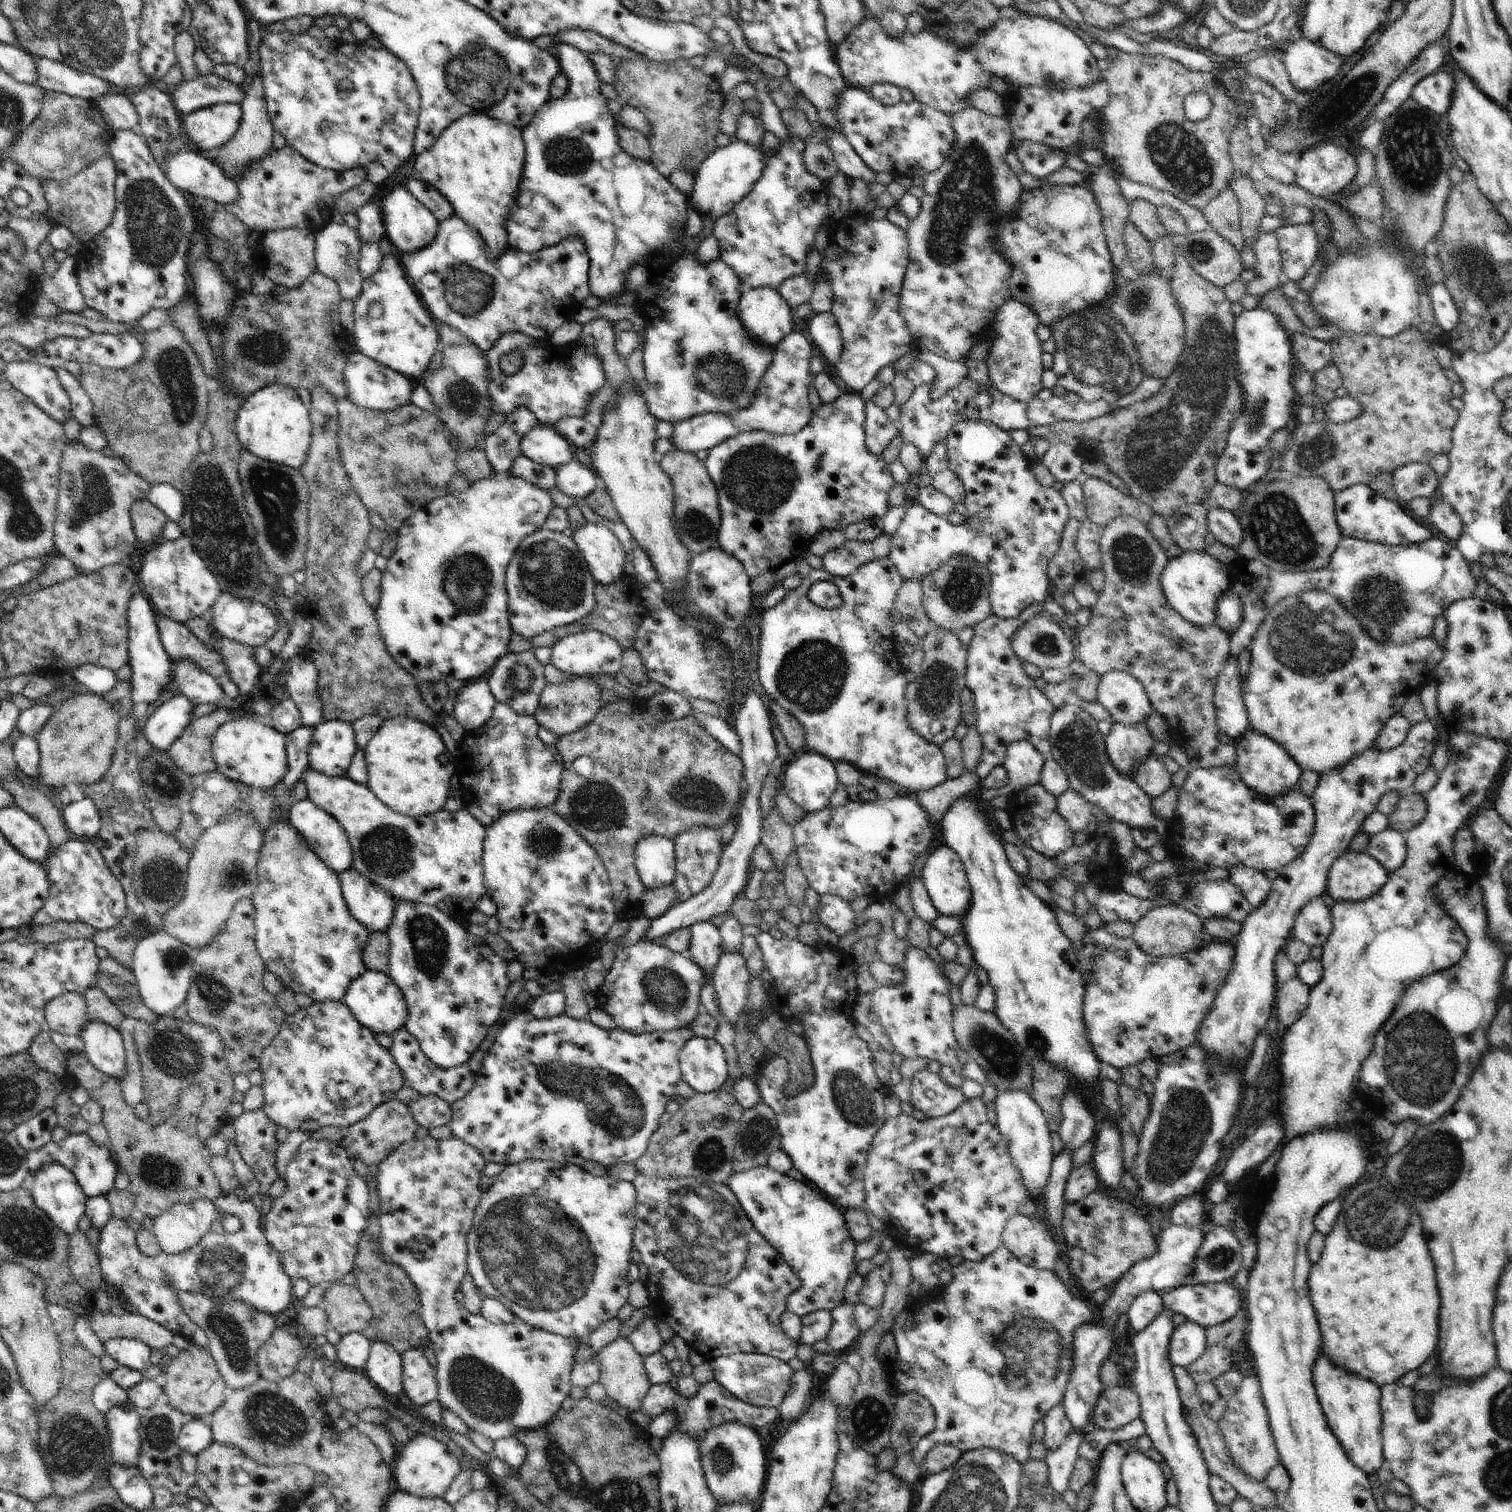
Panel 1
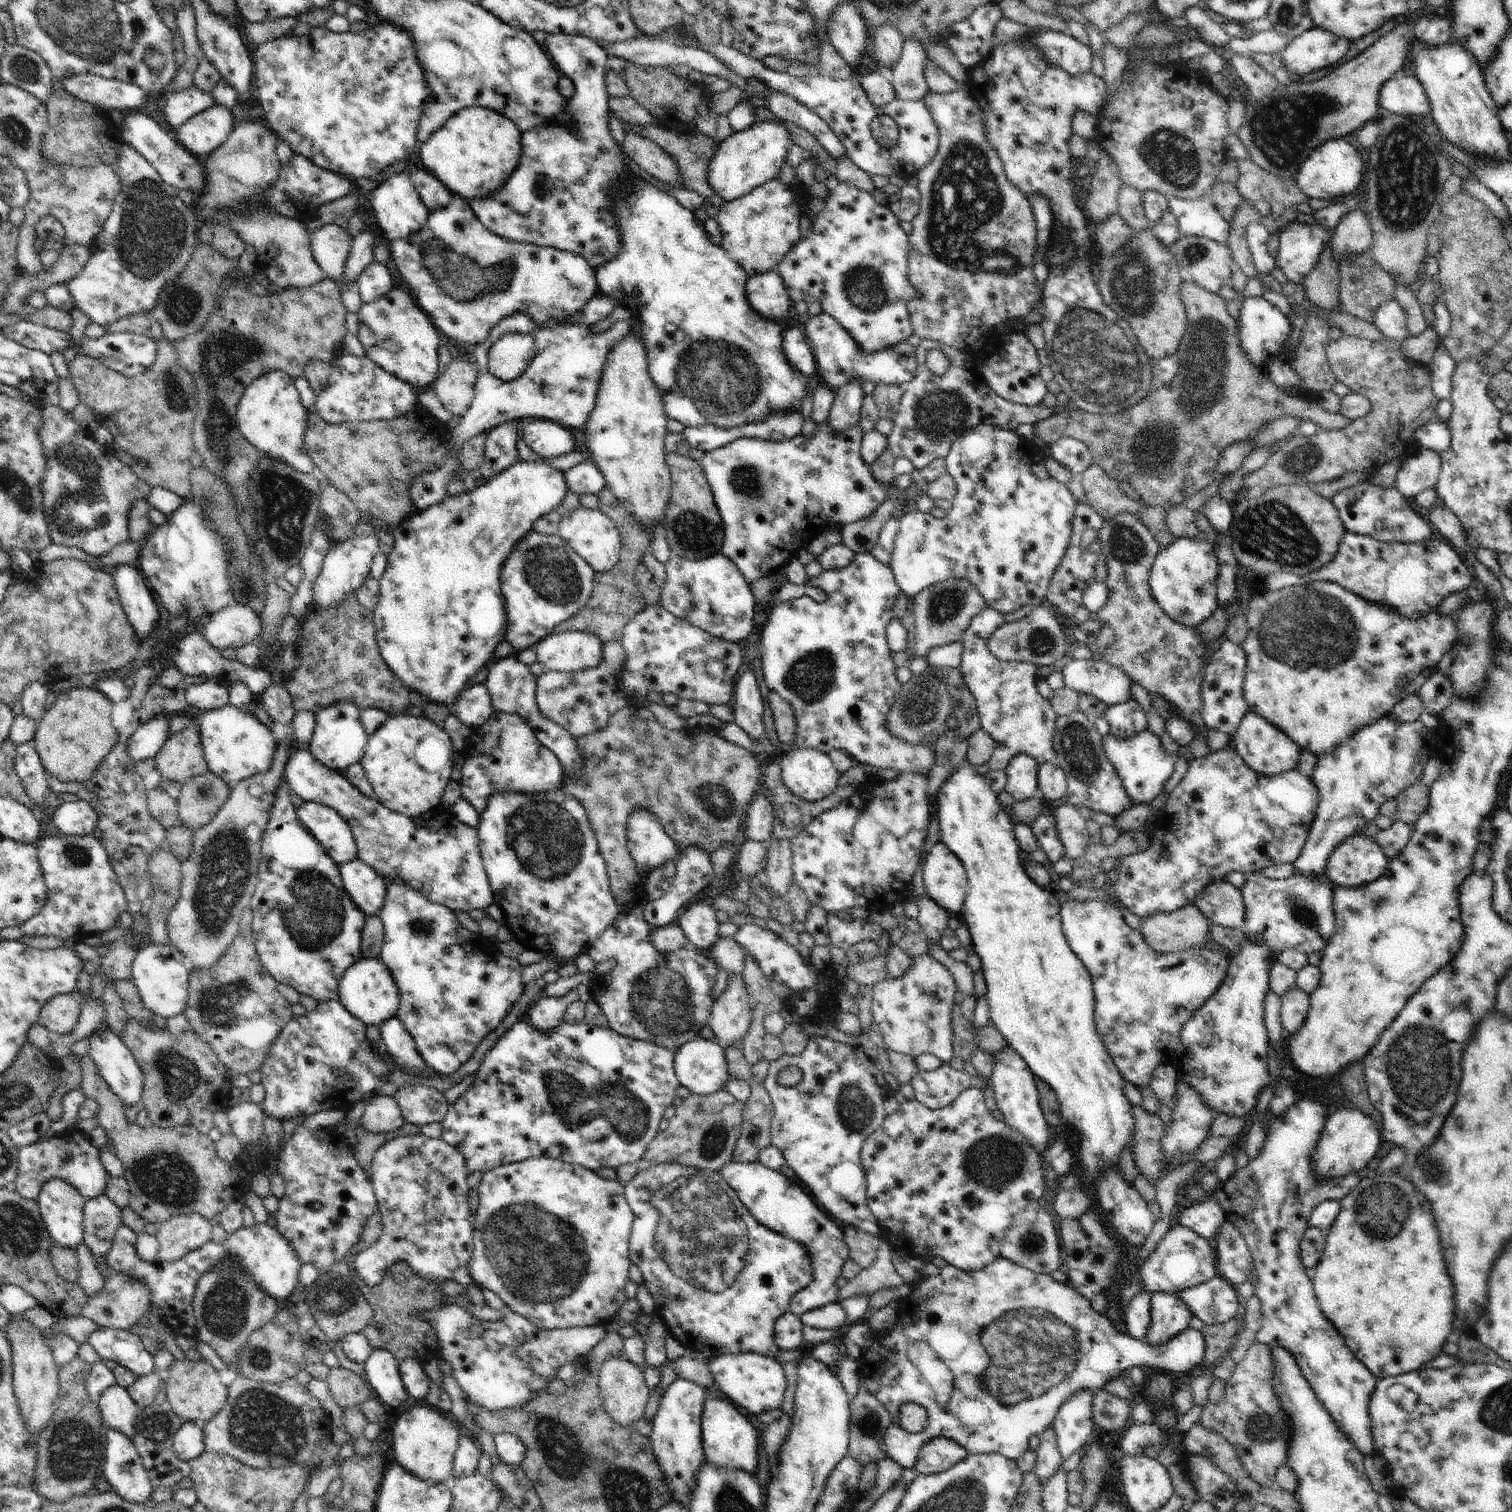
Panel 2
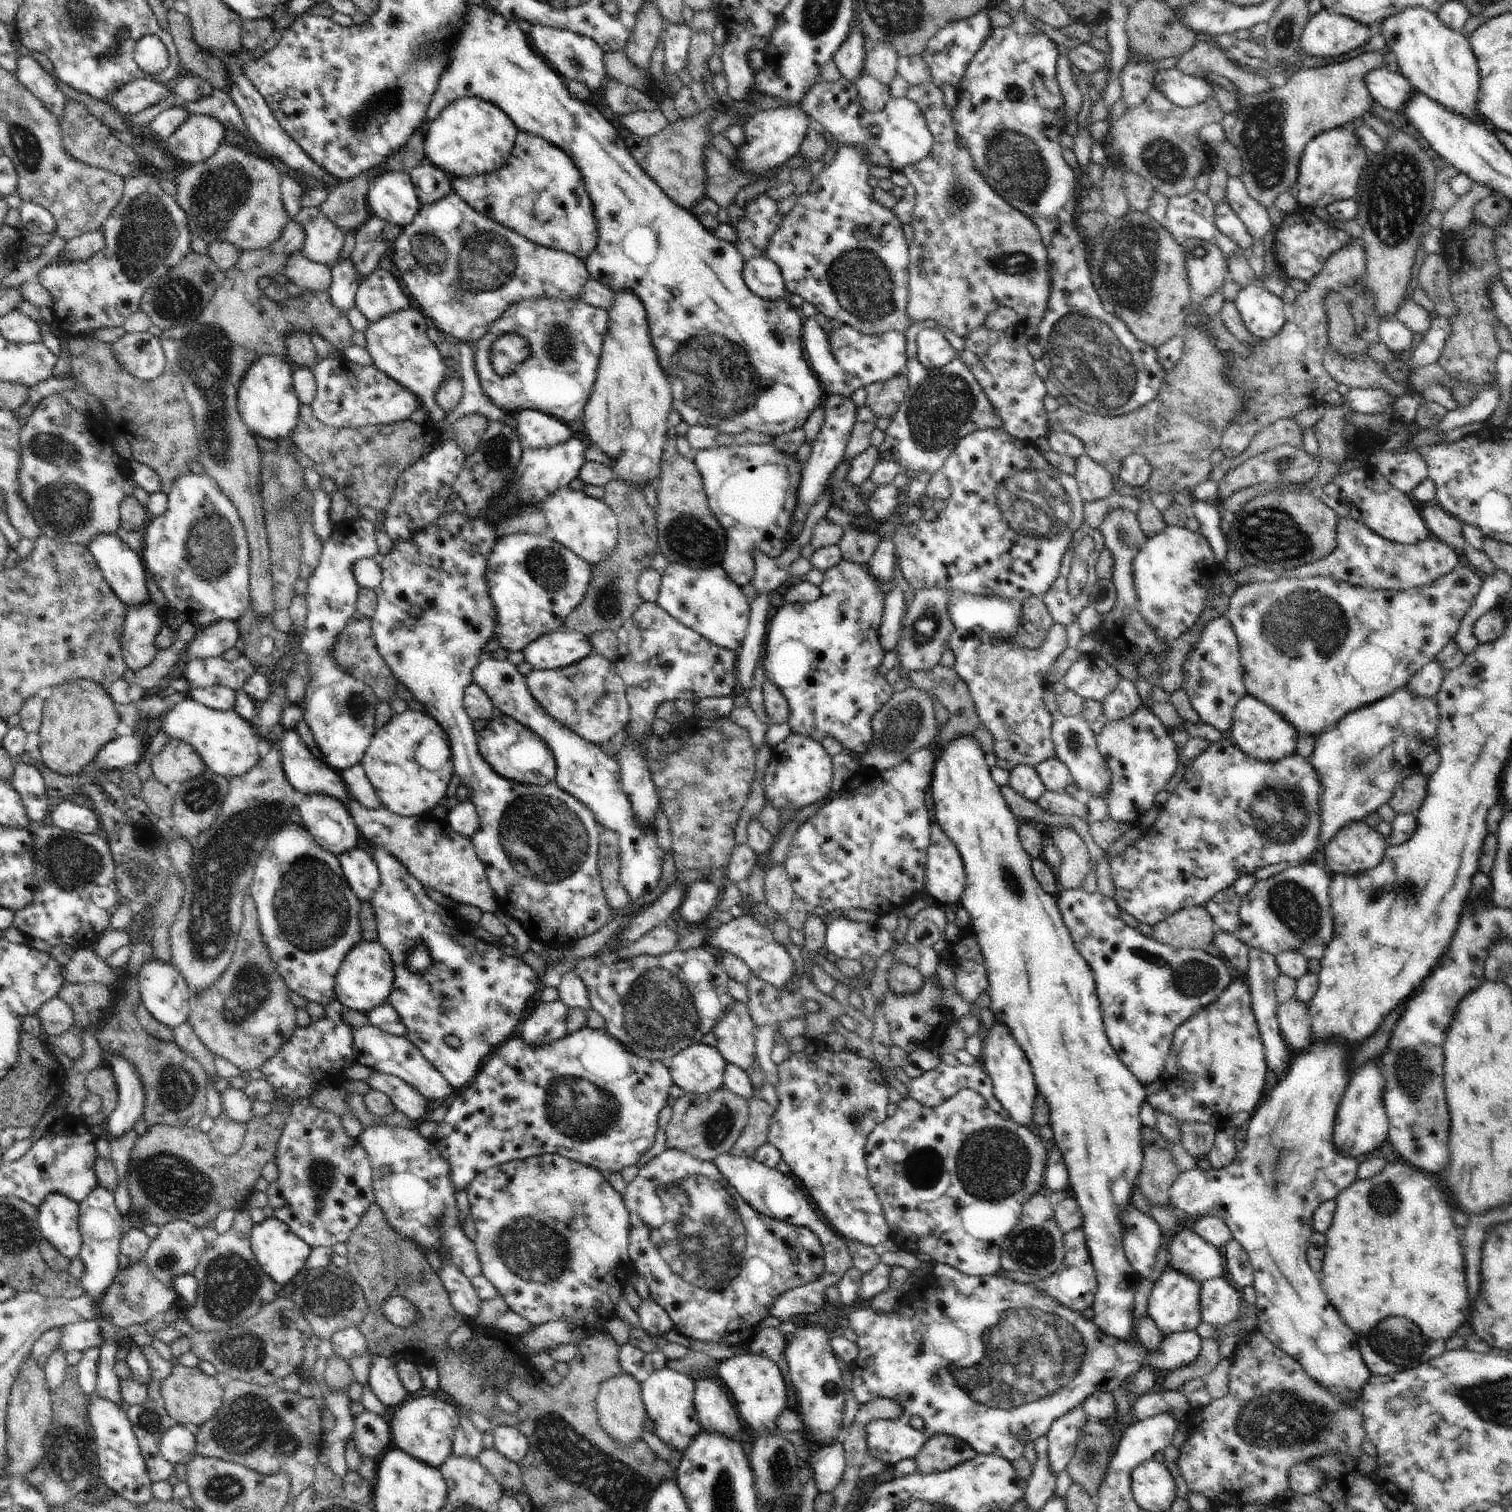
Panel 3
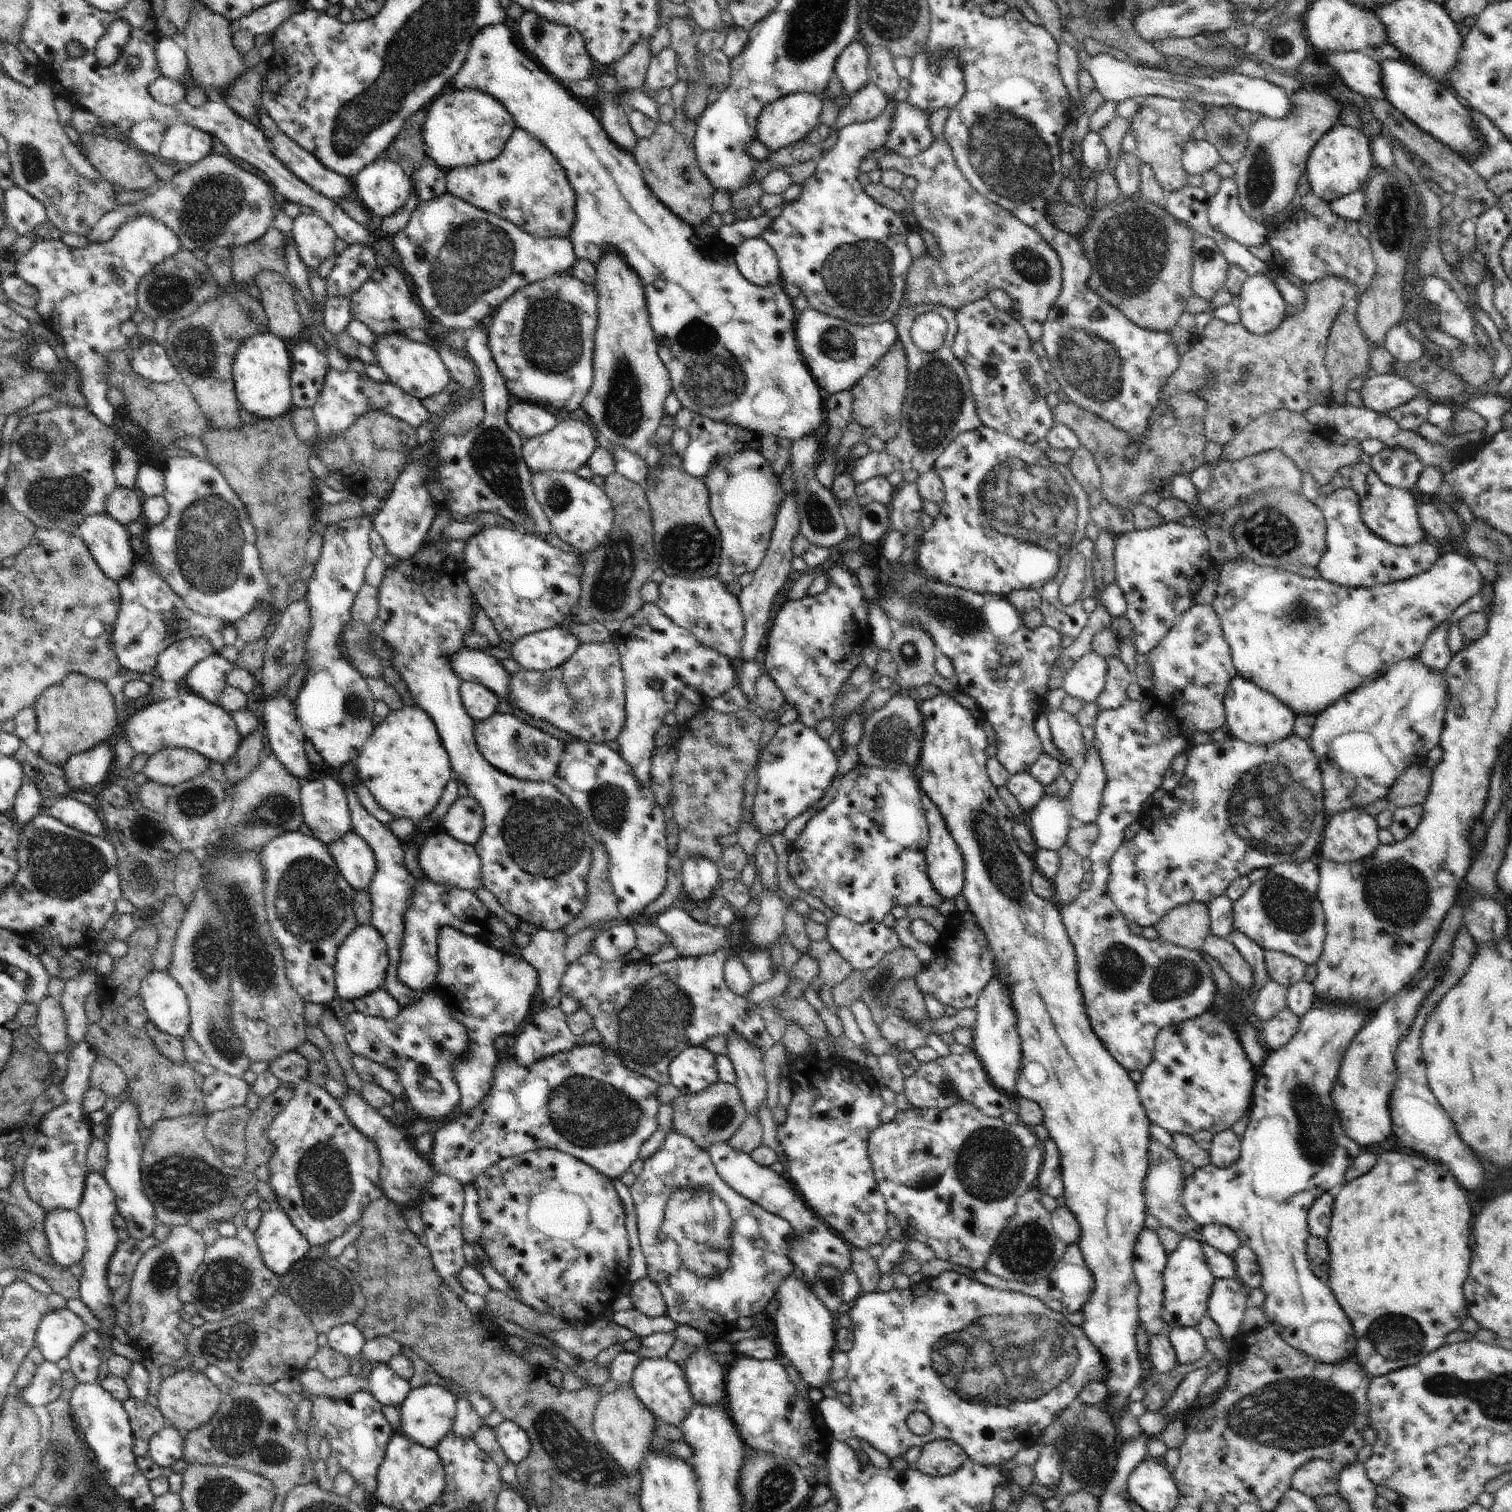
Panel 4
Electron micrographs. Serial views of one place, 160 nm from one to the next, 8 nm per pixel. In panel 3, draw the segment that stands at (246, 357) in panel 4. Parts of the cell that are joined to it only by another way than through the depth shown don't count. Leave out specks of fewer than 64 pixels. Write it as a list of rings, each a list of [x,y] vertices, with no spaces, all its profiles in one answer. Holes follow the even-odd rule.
[[[270,354],[262,356],[248,368],[238,388],[237,406],[250,433],[255,432],[276,443],[292,441],[300,410],[300,402],[293,386],[294,369],[288,358]]]

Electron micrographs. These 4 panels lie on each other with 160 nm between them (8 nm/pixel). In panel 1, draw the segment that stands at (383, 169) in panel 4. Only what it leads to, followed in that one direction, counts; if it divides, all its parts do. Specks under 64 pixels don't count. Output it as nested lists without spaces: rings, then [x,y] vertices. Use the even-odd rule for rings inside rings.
[[[405,187],[392,189],[382,196],[381,207],[386,237],[397,254],[418,252],[436,238],[439,220]]]

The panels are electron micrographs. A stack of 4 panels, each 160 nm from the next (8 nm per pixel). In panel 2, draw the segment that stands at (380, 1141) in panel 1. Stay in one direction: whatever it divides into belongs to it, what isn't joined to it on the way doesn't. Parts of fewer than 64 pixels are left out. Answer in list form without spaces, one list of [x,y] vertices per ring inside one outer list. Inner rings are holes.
[[[374,1096],[365,1104],[365,1108],[366,1111],[360,1118],[359,1125],[372,1134],[398,1132],[406,1123],[398,1102],[390,1096]]]

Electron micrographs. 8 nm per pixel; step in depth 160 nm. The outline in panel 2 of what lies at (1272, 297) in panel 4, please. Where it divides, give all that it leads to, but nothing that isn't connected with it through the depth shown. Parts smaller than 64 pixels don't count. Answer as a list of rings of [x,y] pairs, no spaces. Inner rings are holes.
[[[1252,296],[1243,300],[1237,322],[1239,338],[1246,356],[1254,366],[1268,377],[1267,366],[1272,358],[1285,354],[1282,350],[1291,333],[1291,323],[1276,306],[1260,296]]]

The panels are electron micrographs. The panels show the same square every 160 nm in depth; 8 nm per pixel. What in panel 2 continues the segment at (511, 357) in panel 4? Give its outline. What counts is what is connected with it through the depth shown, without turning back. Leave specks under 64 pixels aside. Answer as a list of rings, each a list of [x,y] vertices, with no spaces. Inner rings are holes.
[[[519,313],[500,320],[492,328],[488,338],[476,348],[470,349],[470,356],[477,366],[478,379],[474,388],[474,399],[451,431],[452,438],[448,441],[448,449],[444,456],[444,464],[440,464],[418,474],[410,488],[408,496],[414,504],[414,515],[418,516],[434,504],[440,504],[447,494],[450,481],[457,478],[462,462],[459,460],[462,446],[470,438],[487,433],[500,424],[514,420],[547,419],[570,430],[580,430],[585,427],[586,420],[596,407],[596,394],[600,387],[600,378],[606,356],[612,348],[628,334],[630,322],[615,322],[601,333],[594,333],[588,324],[572,324],[569,320],[548,320],[548,324],[536,324],[534,318]],[[506,334],[532,334],[536,346],[536,356],[528,369],[516,380],[502,381],[490,373],[488,352],[490,348]]]

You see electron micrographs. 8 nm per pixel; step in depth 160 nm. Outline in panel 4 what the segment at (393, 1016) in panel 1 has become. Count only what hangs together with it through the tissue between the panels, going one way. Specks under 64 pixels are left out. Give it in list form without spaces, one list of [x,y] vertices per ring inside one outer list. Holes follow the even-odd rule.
[[[364,924],[354,928],[336,954],[335,984],[336,995],[347,1001],[364,998],[378,988],[383,988],[388,971],[389,954],[387,945],[380,932],[372,924]]]

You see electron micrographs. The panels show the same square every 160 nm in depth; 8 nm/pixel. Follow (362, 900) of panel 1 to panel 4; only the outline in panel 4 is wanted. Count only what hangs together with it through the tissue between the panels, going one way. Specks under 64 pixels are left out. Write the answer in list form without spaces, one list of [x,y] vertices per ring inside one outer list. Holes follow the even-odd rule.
[[[350,830],[329,845],[329,852],[339,874],[352,889],[368,891],[376,872],[376,858],[368,842]]]

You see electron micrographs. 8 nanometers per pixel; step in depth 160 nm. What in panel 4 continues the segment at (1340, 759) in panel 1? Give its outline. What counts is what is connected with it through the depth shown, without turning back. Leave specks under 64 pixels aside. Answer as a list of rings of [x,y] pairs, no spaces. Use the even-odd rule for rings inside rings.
[[[1446,552],[1446,554],[1441,555],[1432,564],[1432,568],[1419,576],[1374,588],[1349,588],[1328,582],[1324,578],[1318,578],[1318,580],[1304,578],[1295,573],[1295,568],[1278,569],[1274,566],[1264,566],[1262,568],[1254,560],[1245,557],[1224,562],[1218,572],[1220,574],[1218,574],[1218,584],[1216,584],[1216,598],[1212,600],[1211,606],[1220,618],[1220,622],[1222,622],[1222,632],[1224,632],[1224,638],[1230,646],[1232,664],[1237,674],[1252,680],[1254,684],[1258,684],[1266,692],[1272,692],[1272,695],[1276,696],[1280,702],[1284,702],[1294,714],[1316,715],[1324,712],[1331,703],[1336,703],[1336,700],[1339,700],[1342,696],[1346,696],[1346,694],[1354,692],[1356,688],[1376,680],[1380,676],[1380,672],[1386,672],[1392,664],[1398,664],[1400,660],[1405,659],[1413,660],[1416,656],[1419,656],[1428,636],[1434,632],[1434,628],[1438,628],[1440,622],[1445,624],[1457,608],[1468,602],[1472,596],[1480,594],[1483,583],[1480,570],[1476,568],[1474,557],[1467,558],[1458,552]]]

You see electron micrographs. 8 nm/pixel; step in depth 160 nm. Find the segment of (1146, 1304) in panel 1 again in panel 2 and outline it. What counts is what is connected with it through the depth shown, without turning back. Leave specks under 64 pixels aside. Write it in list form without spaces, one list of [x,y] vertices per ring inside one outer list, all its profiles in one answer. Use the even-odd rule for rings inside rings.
[[[1148,1291],[1136,1294],[1124,1307],[1123,1322],[1128,1329],[1128,1335],[1138,1340],[1143,1340],[1151,1323],[1151,1296]]]

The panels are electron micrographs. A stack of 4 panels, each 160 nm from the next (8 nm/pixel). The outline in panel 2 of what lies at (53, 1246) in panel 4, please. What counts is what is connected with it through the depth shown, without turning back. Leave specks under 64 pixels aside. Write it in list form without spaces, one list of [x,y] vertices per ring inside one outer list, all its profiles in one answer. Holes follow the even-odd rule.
[[[48,1180],[38,1194],[37,1204],[44,1226],[50,1240],[62,1248],[76,1249],[83,1243],[83,1209],[85,1203],[80,1192],[68,1185],[64,1180]]]

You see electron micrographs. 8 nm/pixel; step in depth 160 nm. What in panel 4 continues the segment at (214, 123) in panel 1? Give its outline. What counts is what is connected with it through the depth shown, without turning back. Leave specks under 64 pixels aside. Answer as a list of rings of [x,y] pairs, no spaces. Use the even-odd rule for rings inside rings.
[[[190,124],[166,128],[156,157],[162,162],[175,161],[184,167],[194,165],[213,153],[212,136]]]

